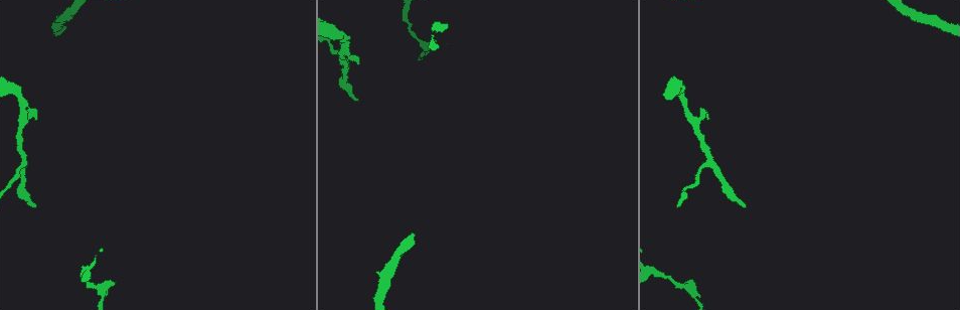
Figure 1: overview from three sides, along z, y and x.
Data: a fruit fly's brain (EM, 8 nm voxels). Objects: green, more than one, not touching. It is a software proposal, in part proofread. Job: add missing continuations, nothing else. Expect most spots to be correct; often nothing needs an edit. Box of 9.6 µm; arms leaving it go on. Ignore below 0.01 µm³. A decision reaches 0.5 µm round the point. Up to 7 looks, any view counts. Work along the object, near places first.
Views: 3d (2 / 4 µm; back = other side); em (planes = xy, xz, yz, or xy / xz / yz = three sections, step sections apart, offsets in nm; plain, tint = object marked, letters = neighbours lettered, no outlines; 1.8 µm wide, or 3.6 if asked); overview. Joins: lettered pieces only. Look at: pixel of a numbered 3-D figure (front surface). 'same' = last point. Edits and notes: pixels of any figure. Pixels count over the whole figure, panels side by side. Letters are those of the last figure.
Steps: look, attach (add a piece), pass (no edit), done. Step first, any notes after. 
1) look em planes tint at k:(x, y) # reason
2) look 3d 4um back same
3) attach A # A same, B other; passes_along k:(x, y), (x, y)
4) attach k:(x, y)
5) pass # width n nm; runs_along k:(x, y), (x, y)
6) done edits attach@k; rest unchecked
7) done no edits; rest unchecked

look em yz step 4 letters at 1:(688, 282) # free end

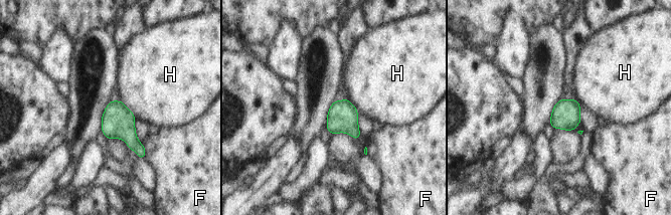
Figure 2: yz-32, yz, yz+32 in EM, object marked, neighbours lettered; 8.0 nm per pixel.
pass # width 220 nm; longest_contact H 180 nm; F other, H other; no lettered piece goes on from it

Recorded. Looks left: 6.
look em xy step 16 letters at 1:(358, 64) # thin end

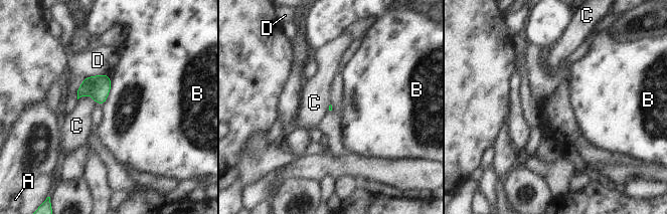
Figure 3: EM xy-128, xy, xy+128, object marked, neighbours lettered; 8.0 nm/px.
look em planes letters same

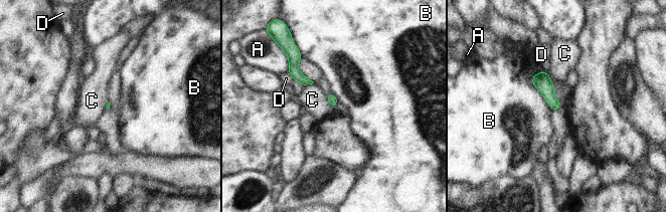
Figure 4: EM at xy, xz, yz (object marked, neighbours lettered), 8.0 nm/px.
pass # longest_contact B 340 nm; A other, B other, C other, D other; no lettered piece goes on from it

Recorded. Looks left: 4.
look 3d 4um at 1:(35, 207) # branch stops here

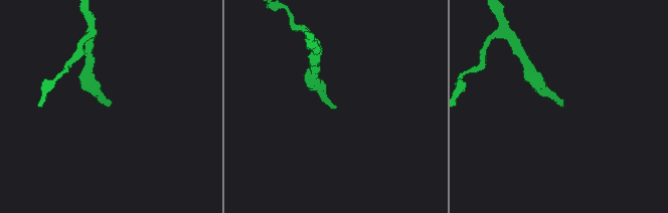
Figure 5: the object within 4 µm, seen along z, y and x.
look em planes plain at 5:(563, 105)

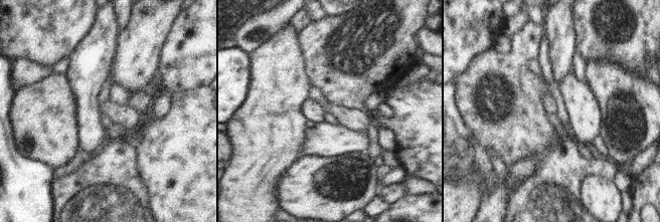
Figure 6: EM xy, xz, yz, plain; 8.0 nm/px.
look em planes letters same # see the neighbours

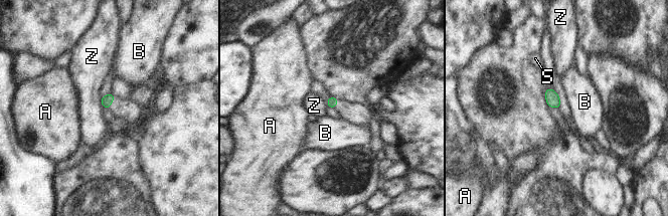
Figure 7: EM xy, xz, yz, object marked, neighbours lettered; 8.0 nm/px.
pass # longest_contact Z 80 nm; A other, B other, S other, Z other; border 7:(100, 97), (103, 106); none of them fits

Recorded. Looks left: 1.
done no edits; rest unchecked

